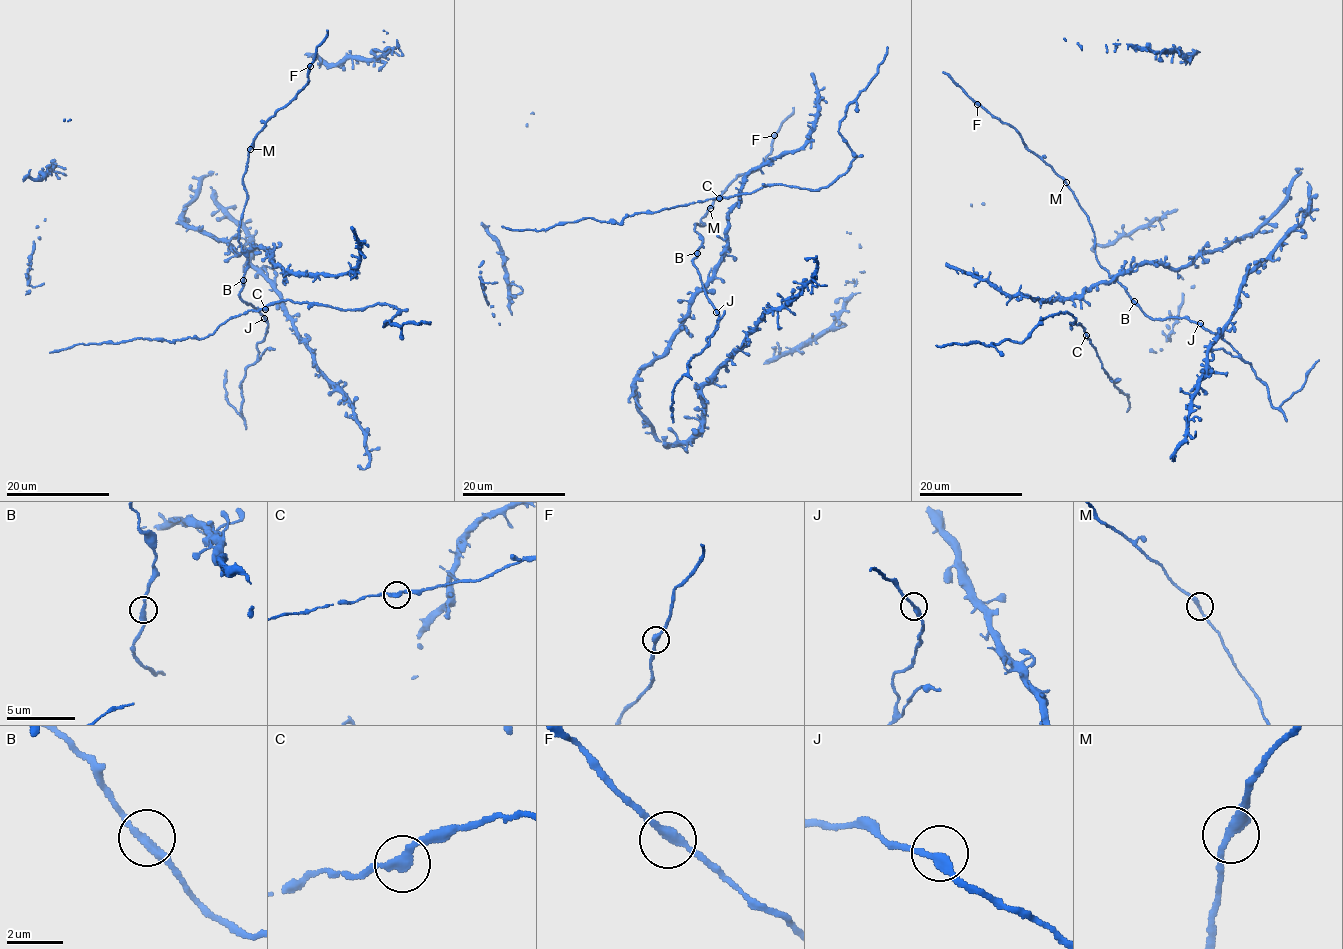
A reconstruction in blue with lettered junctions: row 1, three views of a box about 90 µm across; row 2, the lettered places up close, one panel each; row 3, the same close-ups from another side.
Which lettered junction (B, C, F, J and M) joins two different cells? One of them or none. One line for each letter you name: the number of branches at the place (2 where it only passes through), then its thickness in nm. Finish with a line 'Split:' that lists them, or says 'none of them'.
Split: none of them

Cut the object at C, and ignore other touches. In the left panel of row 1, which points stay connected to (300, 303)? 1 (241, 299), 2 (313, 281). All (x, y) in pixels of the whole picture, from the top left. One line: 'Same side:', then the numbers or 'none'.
Same side: none

